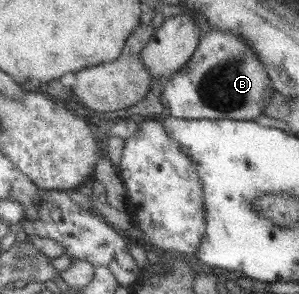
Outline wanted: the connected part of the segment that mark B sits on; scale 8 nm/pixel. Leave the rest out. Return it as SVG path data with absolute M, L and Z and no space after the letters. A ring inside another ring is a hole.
M210 29L204 34L187 63L170 77L170 81L163 81L159 101L164 109L164 115L181 119L257 119L263 113L263 107L271 99L273 87L271 80L261 66L257 54L253 52L247 42L231 34L227 30Z

